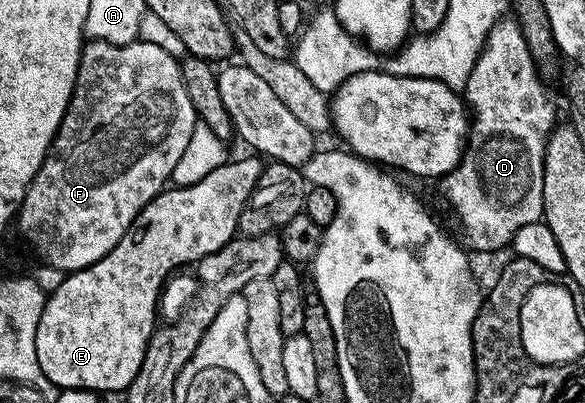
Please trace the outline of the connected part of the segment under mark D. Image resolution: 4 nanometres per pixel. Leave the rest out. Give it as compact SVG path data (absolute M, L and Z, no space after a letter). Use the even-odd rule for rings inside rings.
M507 16L495 23L495 27L487 33L487 42L483 46L483 51L479 53L479 59L475 61L473 72L469 76L465 87L465 101L469 107L469 133L467 135L467 145L463 151L463 159L449 173L444 174L441 179L443 185L443 198L451 205L451 210L455 213L455 218L459 221L459 226L463 229L463 234L467 237L466 245L472 251L475 250L499 250L502 246L510 247L515 241L515 234L525 228L525 224L533 224L540 221L543 216L543 177L545 176L545 148L547 147L547 135L551 133L556 125L555 110L551 107L551 98L547 95L547 90L543 87L543 82L539 79L537 59L531 55L529 44L525 42L525 36L519 30L519 24L514 17Z

